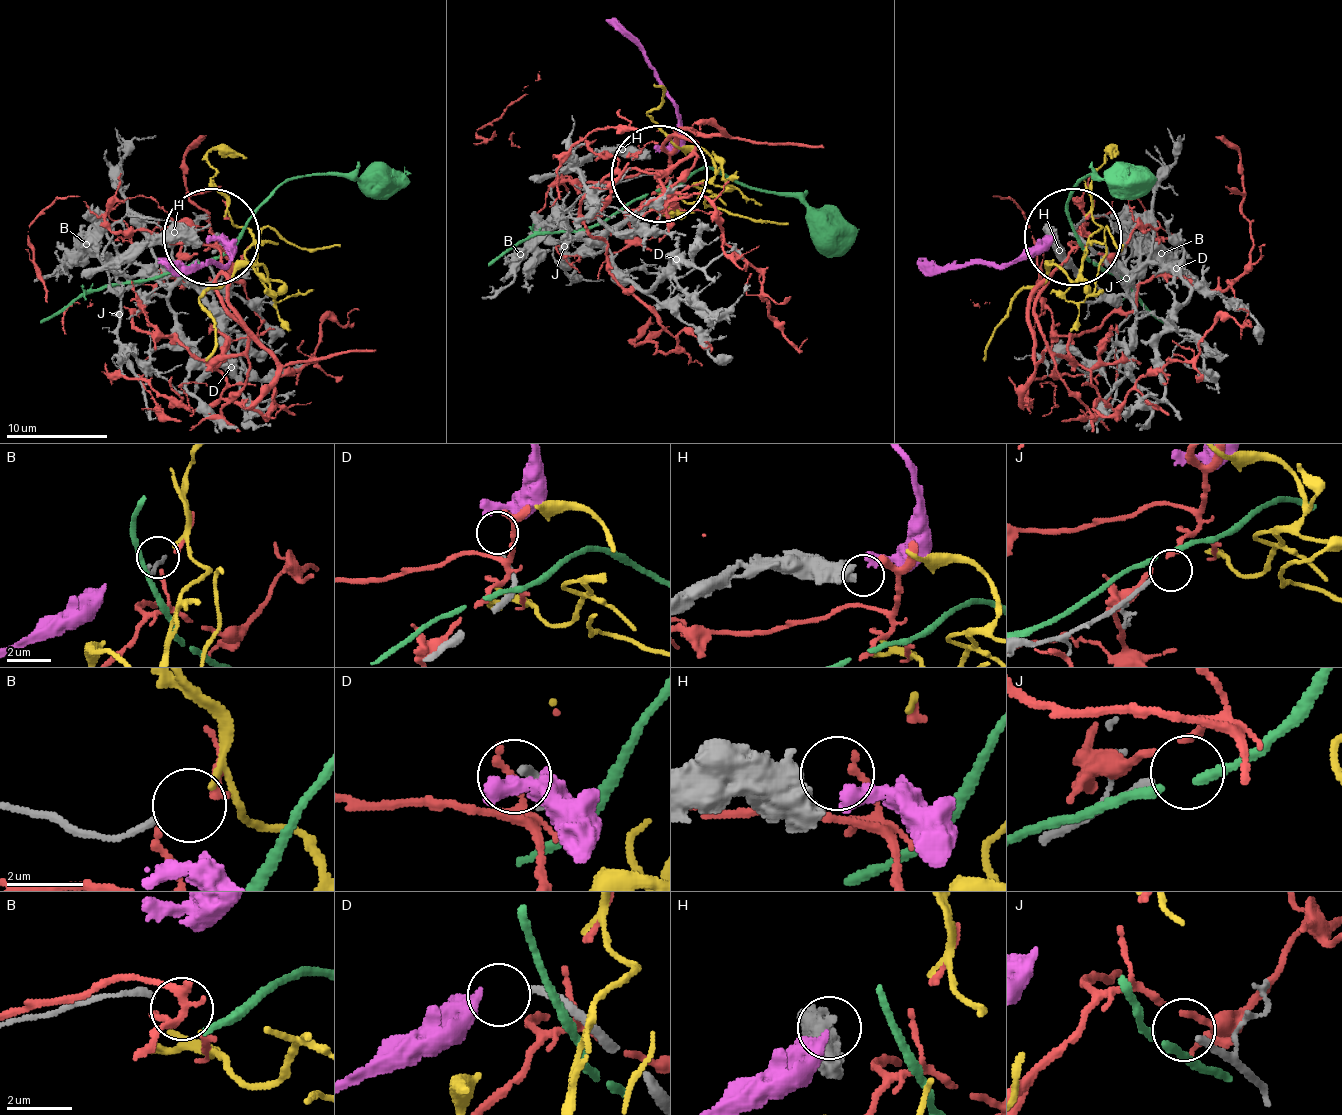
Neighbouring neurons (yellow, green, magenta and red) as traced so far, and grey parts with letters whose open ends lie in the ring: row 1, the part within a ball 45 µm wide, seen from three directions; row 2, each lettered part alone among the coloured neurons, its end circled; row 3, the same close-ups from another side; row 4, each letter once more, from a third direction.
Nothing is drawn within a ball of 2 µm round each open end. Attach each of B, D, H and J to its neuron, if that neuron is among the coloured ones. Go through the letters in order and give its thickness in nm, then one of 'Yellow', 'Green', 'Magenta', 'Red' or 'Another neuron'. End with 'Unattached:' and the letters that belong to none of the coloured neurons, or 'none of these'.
B: Thickness 190 nm. Yellow
D: Thickness 240 nm. Another neuron
H: Thickness 600 nm. Magenta
J: Thickness 190 nm. Another neuron
Unattached: D, J

